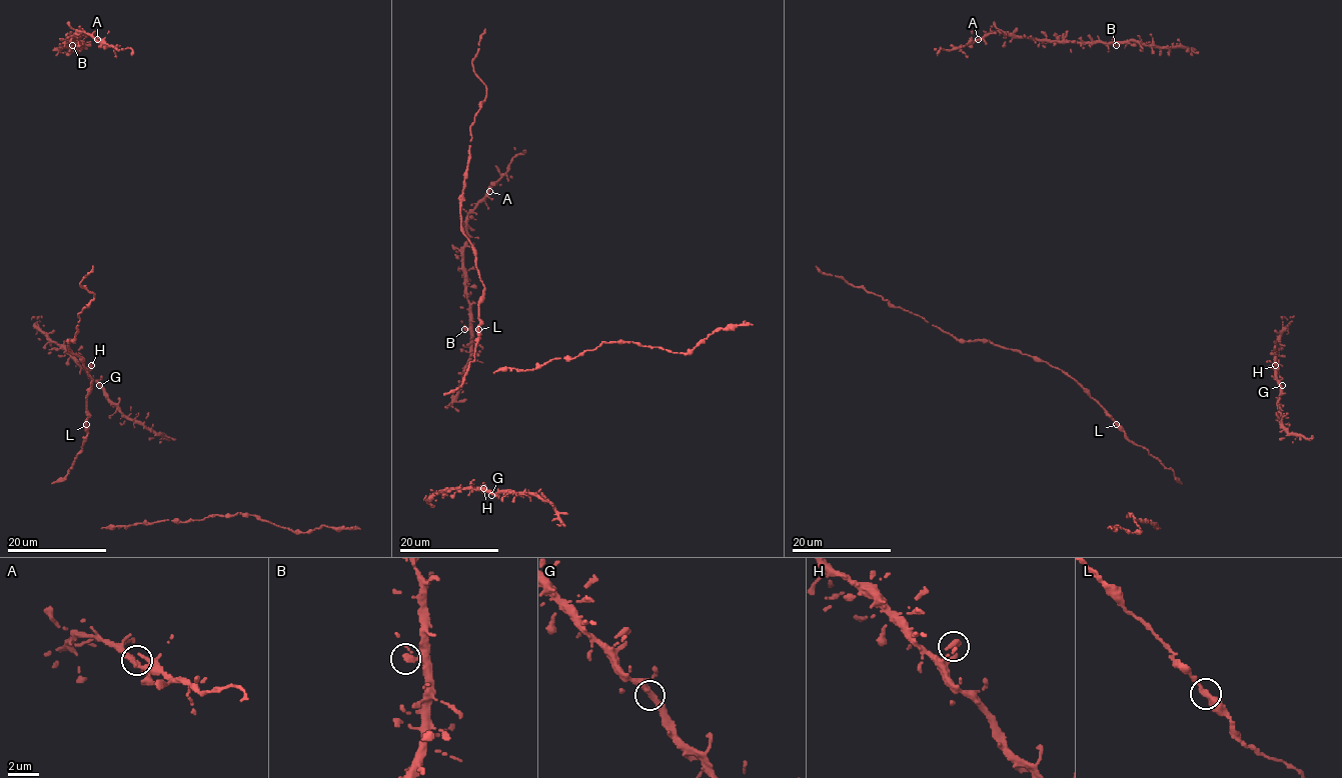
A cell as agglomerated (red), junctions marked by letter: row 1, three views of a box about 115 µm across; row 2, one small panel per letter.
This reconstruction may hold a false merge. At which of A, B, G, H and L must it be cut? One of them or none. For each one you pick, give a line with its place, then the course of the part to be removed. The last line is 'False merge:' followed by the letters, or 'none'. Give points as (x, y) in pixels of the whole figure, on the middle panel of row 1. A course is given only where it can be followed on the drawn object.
False merge: none

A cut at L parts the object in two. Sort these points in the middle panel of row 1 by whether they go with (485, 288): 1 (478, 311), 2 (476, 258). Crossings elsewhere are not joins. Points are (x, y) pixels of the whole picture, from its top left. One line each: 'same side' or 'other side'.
1: same side
2: same side

